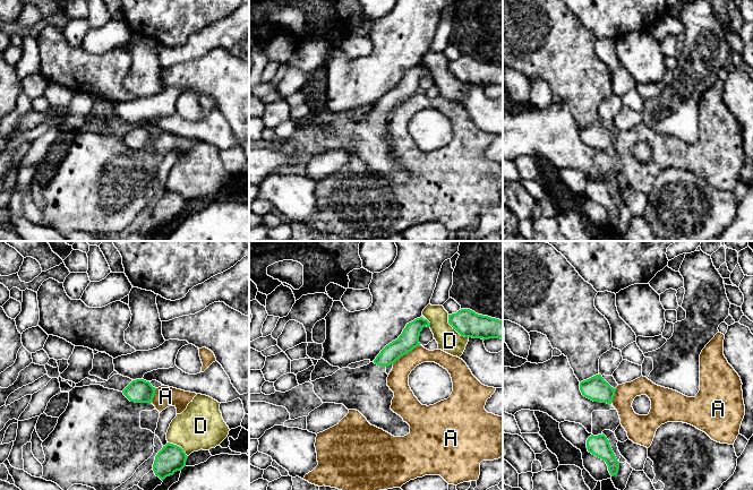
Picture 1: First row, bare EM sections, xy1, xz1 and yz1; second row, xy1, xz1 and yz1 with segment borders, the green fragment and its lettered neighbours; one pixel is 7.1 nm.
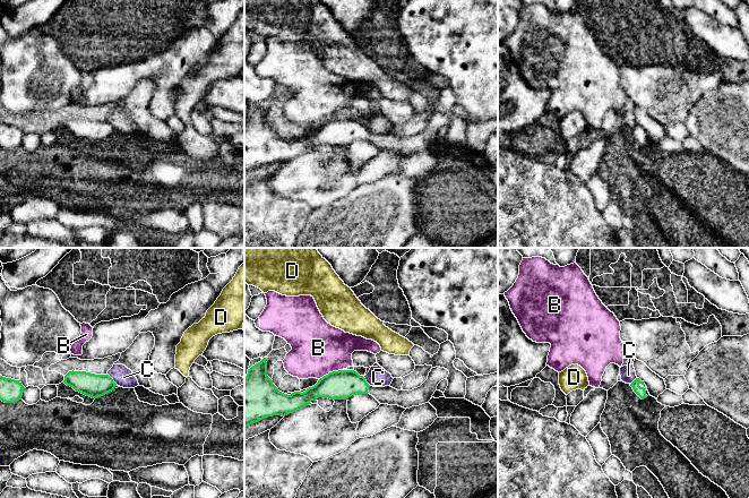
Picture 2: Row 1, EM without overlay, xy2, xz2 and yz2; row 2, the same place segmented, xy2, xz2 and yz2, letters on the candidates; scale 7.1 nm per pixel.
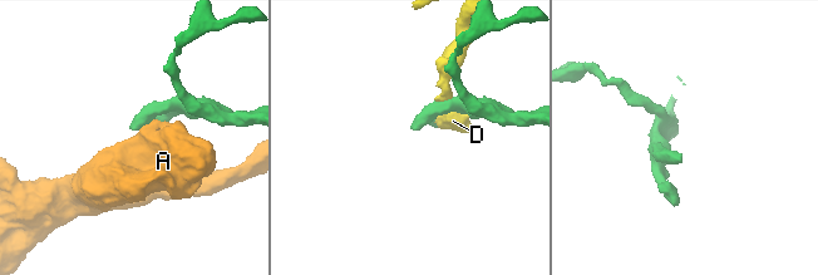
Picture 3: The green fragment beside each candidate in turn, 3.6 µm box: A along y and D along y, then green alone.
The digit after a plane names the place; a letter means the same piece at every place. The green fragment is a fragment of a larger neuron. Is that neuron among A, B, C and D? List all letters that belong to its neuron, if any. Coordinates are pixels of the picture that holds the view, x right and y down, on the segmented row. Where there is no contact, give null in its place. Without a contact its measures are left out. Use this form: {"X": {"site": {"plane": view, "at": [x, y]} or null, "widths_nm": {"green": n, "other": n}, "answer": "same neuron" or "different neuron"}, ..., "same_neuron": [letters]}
{"A": {"site": {"plane": "xz1", "at": [405, 353]}, "widths_nm": {"green": 140, "other": 160}, "answer": "different neuron"}, "B": {"site": {"plane": "xz2", "at": [330, 372]}, "widths_nm": {"green": 200, "other": 380}, "answer": "different neuron"}, "C": {"site": {"plane": "xy2", "at": [112, 379]}, "widths_nm": {"green": 170, "other": 140}, "answer": "different neuron"}, "D": {"site": {"plane": "xz1", "at": [454, 328]}, "widths_nm": {"green": 190, "other": 170}, "answer": "different neuron"}, "same_neuron": []}

